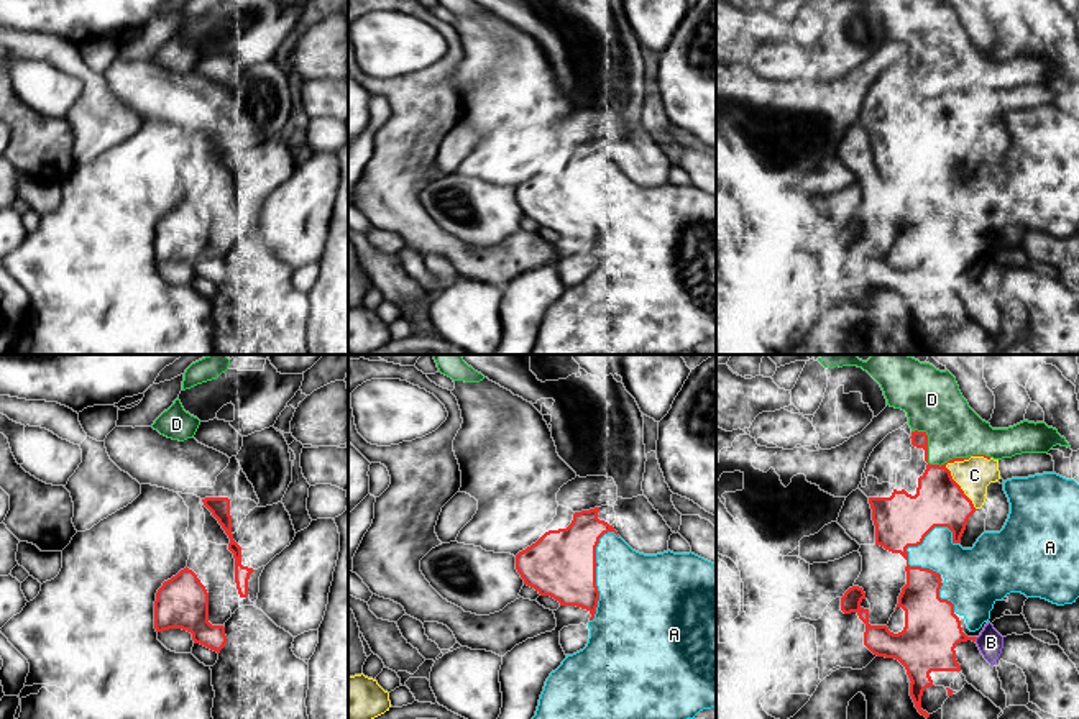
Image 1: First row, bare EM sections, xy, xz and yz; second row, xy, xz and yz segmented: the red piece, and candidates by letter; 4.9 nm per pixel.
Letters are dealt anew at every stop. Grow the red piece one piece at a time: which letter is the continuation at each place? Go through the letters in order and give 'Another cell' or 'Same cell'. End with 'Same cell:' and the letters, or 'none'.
A: Another cell
B: Another cell
C: Same cell
D: Another cell
Same cell: C

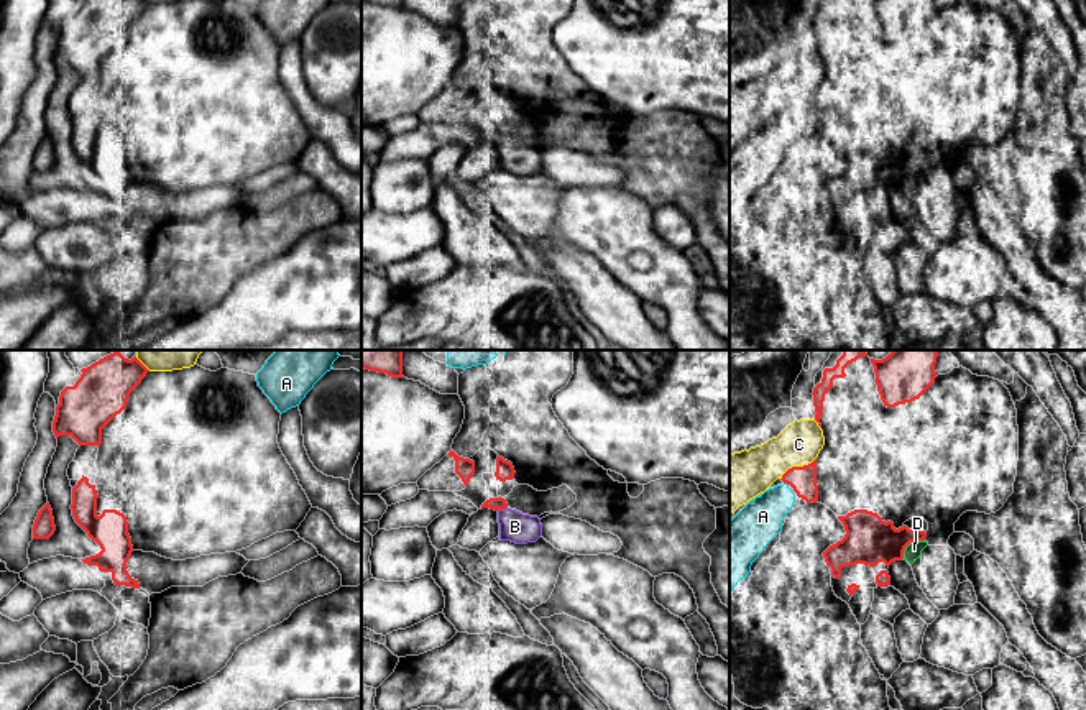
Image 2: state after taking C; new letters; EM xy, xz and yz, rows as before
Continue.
A: Another cell
B: Another cell
C: Another cell
D: Another cell
Same cell: none

